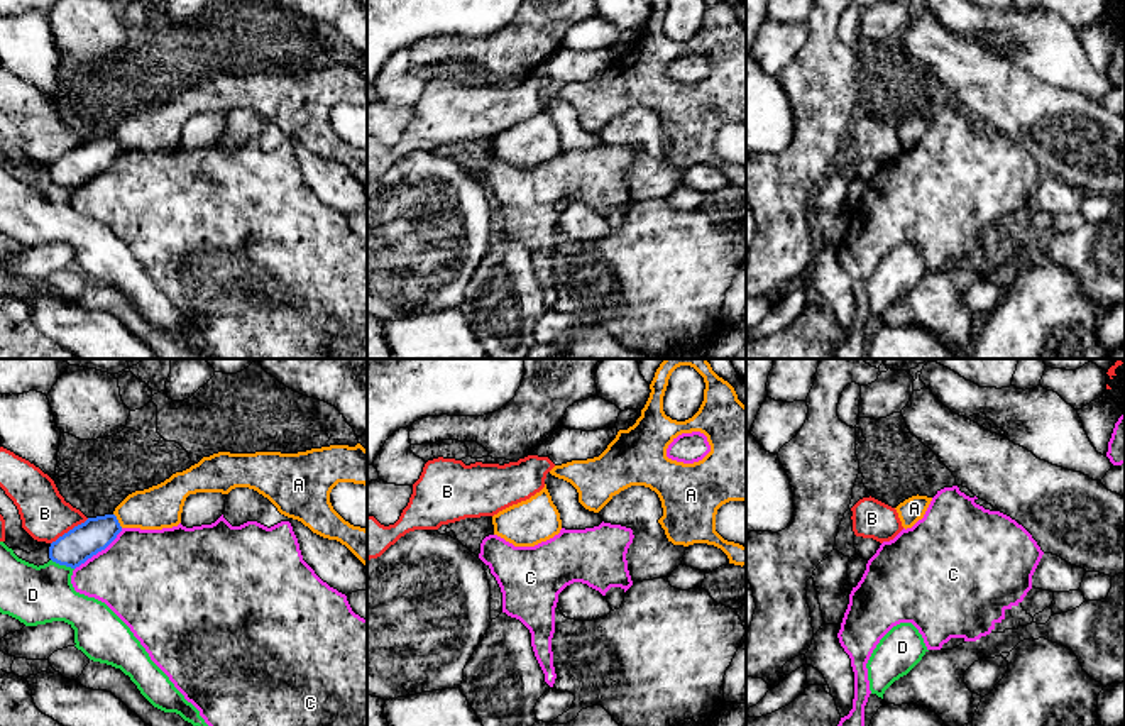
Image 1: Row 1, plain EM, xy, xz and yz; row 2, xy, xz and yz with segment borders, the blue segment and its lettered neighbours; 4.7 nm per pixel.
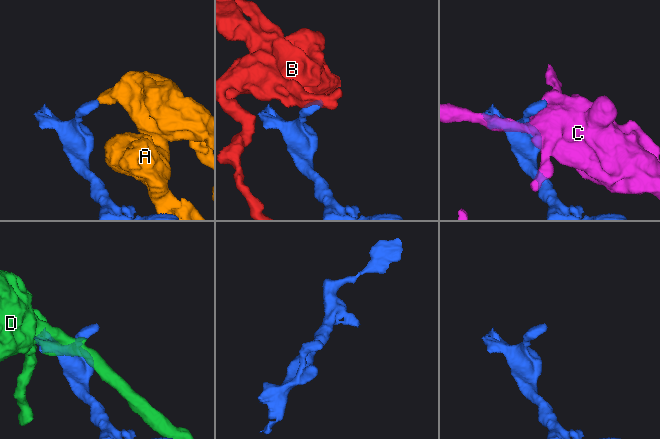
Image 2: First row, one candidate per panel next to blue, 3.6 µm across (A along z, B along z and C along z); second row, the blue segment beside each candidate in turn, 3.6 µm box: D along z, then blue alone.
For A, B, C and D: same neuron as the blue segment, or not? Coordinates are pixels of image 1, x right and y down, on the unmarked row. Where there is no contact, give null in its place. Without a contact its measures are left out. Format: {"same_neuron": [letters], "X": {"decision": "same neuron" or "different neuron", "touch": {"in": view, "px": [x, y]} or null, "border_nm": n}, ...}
{"same_neuron": [], "A": {"decision": "different neuron", "touch": {"in": "xy", "px": [117, 141]}, "border_nm": 80}, "B": {"decision": "different neuron", "touch": {"in": "xy", "px": [70, 151]}, "border_nm": 220}, "C": {"decision": "different neuron", "touch": {"in": "xy", "px": [98, 171]}, "border_nm": 300}, "D": {"decision": "different neuron", "touch": {"in": "xy", "px": [63, 185]}, "border_nm": 120}}

